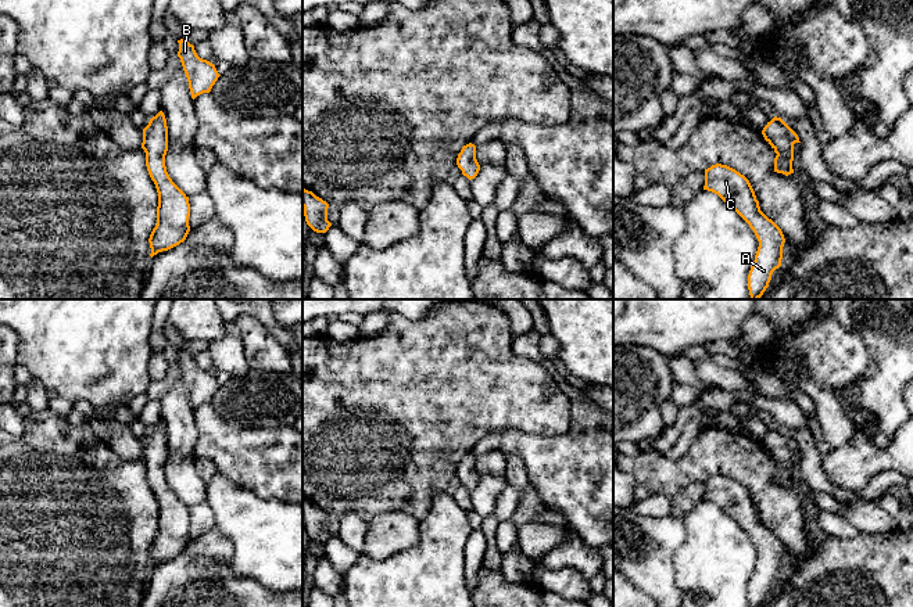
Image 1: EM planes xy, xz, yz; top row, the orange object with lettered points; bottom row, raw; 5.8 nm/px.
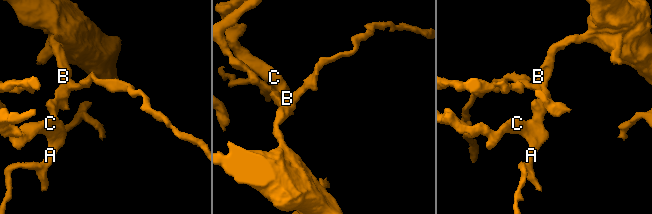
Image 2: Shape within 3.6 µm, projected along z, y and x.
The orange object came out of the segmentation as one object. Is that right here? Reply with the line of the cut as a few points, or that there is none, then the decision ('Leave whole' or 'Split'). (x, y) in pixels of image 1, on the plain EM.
Split along xy (165, 433), (161, 435), (160, 462), (156, 466), (146, 466). Split

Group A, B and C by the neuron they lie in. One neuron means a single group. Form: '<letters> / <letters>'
A C / B

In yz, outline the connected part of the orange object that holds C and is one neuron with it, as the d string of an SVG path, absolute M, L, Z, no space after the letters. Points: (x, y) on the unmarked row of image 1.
M716 474L705 480L703 500L717 504L753 540L759 557L748 585L751 607L762 607L771 585L781 577L785 553L781 539L759 517L749 491L735 480Z

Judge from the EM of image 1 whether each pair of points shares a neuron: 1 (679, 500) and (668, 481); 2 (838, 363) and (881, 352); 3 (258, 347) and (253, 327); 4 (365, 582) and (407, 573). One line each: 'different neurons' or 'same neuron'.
1: different neurons
2: different neurons
3: same neuron
4: same neuron

